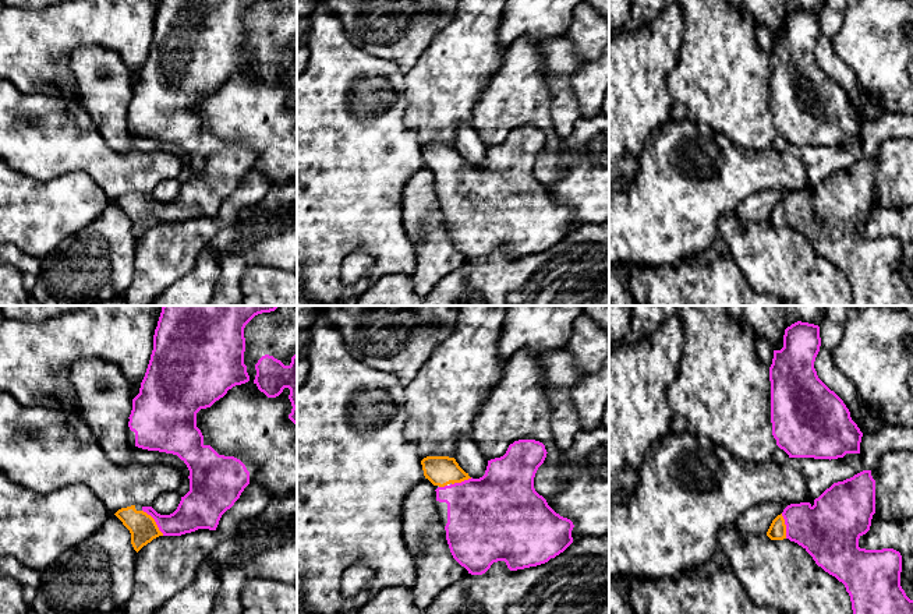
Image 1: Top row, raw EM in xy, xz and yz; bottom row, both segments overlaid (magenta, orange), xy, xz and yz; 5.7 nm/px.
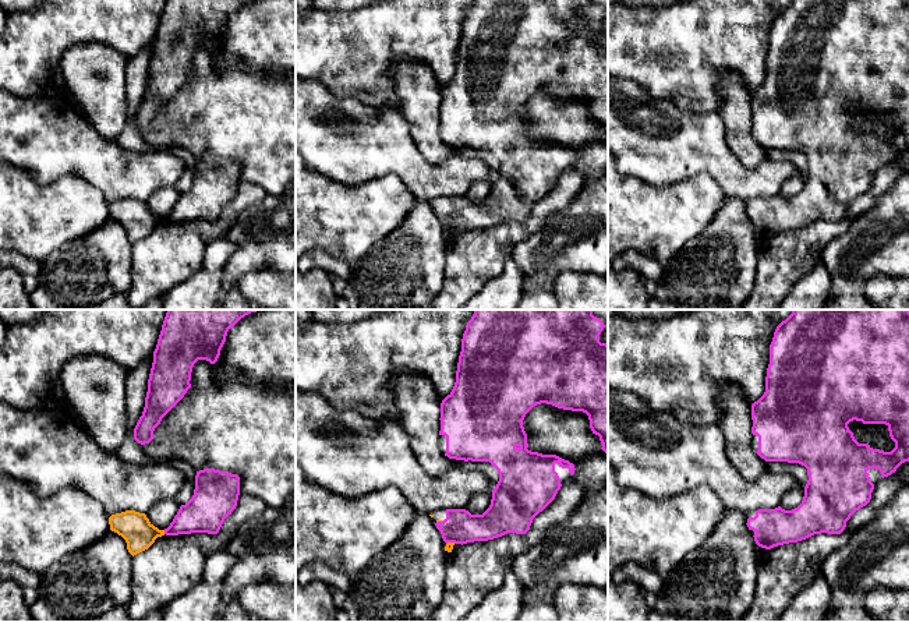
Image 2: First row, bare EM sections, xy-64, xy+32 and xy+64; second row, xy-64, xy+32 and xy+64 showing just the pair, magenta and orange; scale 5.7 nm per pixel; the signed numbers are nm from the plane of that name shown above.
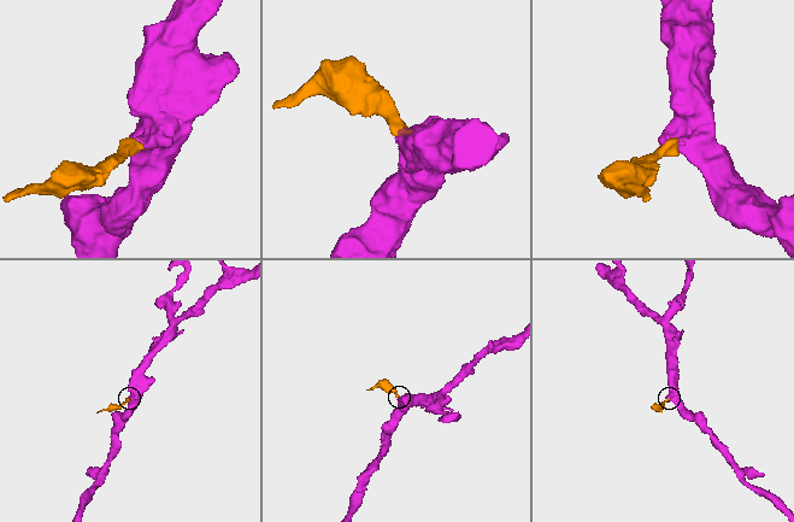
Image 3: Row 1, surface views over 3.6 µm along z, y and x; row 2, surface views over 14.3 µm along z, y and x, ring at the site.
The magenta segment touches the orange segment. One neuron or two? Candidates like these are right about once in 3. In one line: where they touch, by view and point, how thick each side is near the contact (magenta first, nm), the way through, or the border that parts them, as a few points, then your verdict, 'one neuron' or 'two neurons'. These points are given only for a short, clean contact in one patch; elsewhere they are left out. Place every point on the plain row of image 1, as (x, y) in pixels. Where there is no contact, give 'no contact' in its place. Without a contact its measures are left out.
meets magenta in xy at (155, 208); 220 nm thick on the magenta side, 160 nm on the other; runs through xy (197, 197), (181, 208), (155, 208), (142, 214); one neuron

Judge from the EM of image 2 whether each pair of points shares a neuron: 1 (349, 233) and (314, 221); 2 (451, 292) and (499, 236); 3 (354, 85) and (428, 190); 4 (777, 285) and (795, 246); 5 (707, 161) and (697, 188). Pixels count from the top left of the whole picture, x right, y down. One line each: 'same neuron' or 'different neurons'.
1: same neuron
2: same neuron
3: different neurons
4: same neuron
5: different neurons

